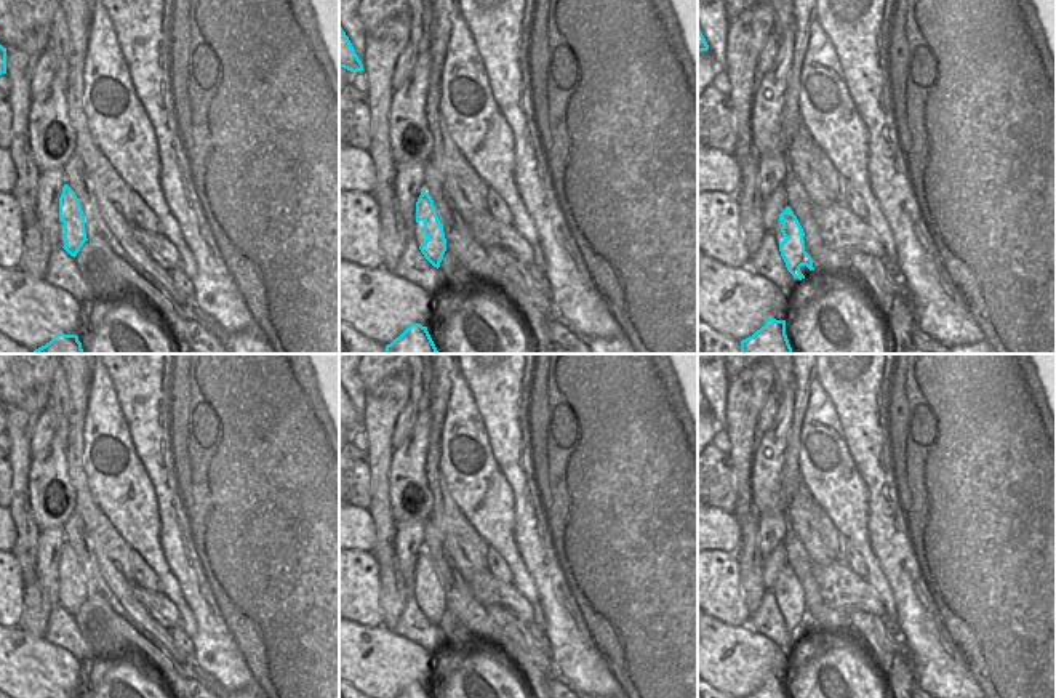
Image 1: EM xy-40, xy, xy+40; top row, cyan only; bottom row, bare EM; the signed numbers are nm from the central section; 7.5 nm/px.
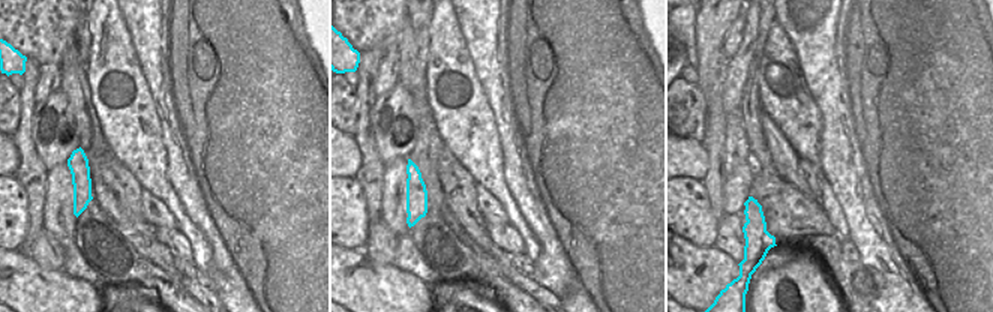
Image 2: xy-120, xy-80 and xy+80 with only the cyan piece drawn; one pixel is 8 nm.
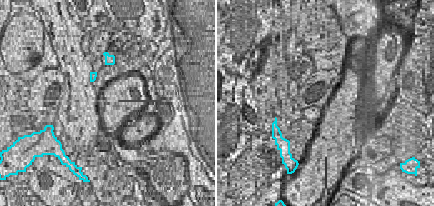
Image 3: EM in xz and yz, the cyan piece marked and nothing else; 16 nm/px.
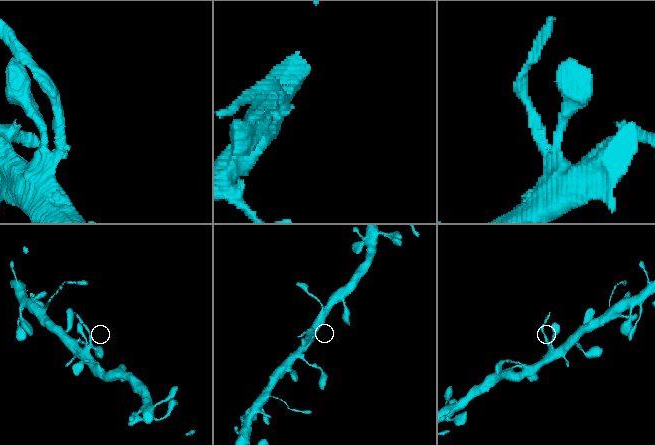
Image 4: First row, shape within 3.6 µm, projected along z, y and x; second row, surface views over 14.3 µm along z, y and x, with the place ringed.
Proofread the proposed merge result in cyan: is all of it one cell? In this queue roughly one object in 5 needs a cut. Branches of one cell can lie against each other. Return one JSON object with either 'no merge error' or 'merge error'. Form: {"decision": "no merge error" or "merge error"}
{"decision": "merge error"}

